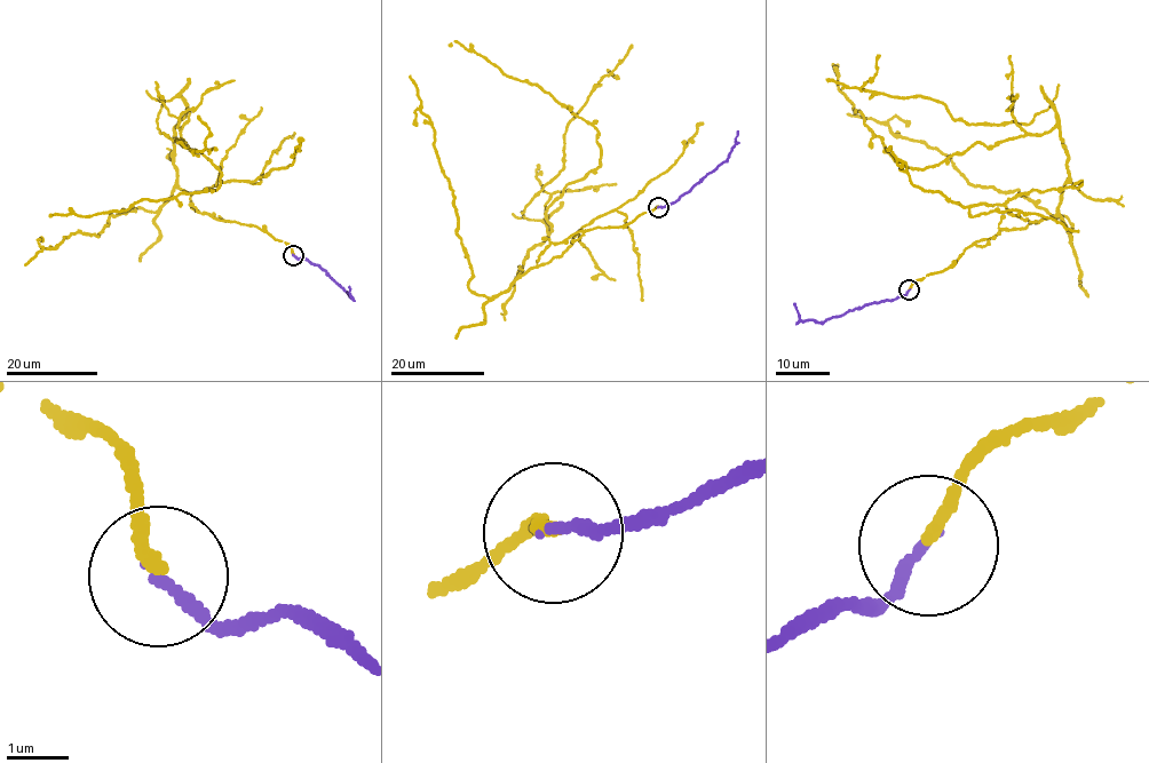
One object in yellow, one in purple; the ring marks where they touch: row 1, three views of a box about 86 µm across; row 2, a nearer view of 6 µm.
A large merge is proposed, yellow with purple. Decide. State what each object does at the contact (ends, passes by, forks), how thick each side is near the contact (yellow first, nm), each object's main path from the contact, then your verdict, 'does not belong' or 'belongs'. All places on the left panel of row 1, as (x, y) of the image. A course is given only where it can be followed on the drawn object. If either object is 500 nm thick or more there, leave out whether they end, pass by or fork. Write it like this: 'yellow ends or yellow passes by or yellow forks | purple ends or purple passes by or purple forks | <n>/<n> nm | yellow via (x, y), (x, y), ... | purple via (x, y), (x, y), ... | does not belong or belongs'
yellow ends | purple ends | 220/180 nm | yellow via (293, 255), (191, 207), (174, 164), (187, 108), (180, 136), (221, 173), (216, 190), (49, 215) | purple via (293, 255), (316, 264), (351, 296), (349, 286) | belongs

